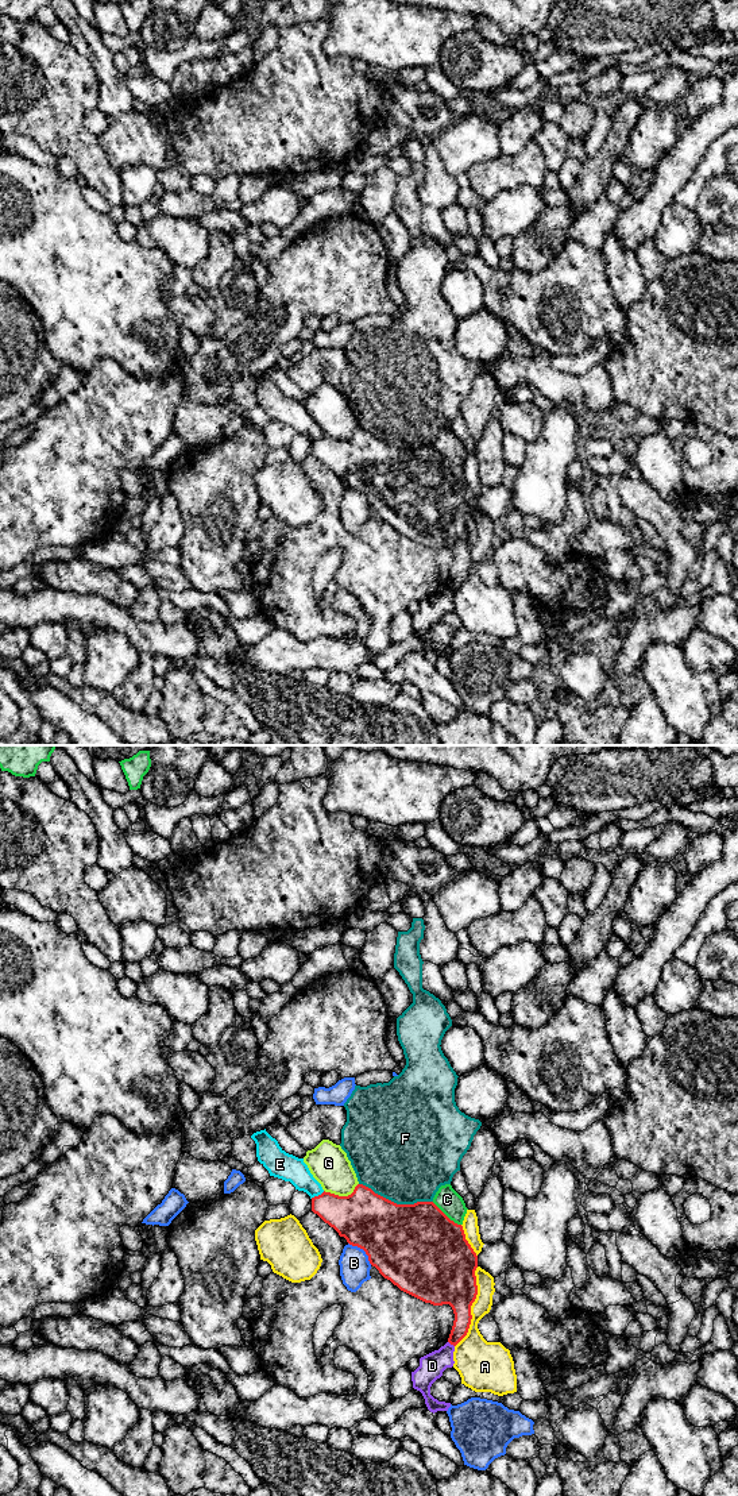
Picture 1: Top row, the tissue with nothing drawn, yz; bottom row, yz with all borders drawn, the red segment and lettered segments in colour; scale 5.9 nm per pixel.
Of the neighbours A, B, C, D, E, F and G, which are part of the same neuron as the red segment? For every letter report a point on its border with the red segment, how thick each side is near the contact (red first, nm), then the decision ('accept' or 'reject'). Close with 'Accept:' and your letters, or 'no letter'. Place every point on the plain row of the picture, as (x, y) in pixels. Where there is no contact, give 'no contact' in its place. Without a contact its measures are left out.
A: meets red in yz at (470, 551); 360 nm thick on the red side, 180 nm on the other; reject
B: meets red in yz at (363, 493); 460 nm thick on the red side, 180 nm on the other; reject
C: meets red in yz at (445, 459); 500 nm thick on the red side, 150 nm on the other; reject
D: meets red in yz at (451, 588); 120 nm thick on the red side, 150 nm on the other; reject
E: meets red in yz at (319, 439); 260 nm thick on the red side, 160 nm on the other; reject
F: meets red in yz at (395, 447); 460 nm thick on the red side, 480 nm on the other; reject
G: meets red in yz at (342, 440); 340 nm thick on the red side, 240 nm on the other; reject
Accept: no letter

